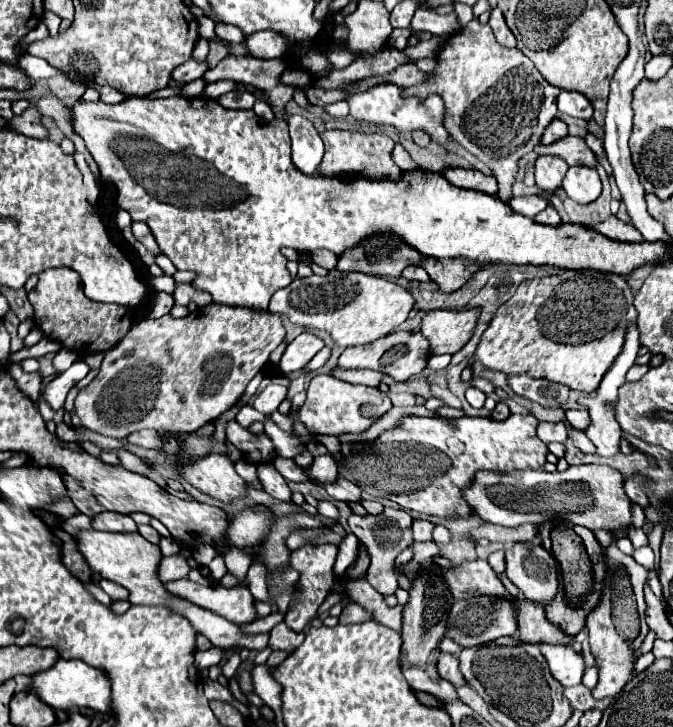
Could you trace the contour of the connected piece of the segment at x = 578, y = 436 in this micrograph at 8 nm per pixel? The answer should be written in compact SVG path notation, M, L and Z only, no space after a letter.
M573 429L573 433L571 433L571 441L573 441L575 447L579 447L583 453L595 453L595 447L591 445L591 439L589 439L587 433L581 431L581 429Z

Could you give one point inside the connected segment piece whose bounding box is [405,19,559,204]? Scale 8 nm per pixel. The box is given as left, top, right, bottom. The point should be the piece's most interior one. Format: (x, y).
(498, 105)

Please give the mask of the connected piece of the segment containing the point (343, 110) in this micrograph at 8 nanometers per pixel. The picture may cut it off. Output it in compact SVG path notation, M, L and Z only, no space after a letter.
M337 101L337 103L331 103L331 105L325 105L323 107L331 117L347 117L349 113L349 107L345 101Z

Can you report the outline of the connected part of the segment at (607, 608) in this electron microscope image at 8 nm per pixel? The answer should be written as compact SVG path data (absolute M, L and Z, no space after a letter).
M605 589L605 595L601 599L601 603L587 615L587 631L589 631L589 644L592 654L595 657L596 665L599 667L599 681L597 687L593 689L593 697L595 699L603 699L603 697L615 697L625 683L629 681L629 677L633 675L633 667L637 661L637 651L645 639L645 635L649 633L649 627L645 619L641 619L641 631L635 639L625 641L625 637L621 637L613 625L611 619L611 599L609 599L609 589Z

